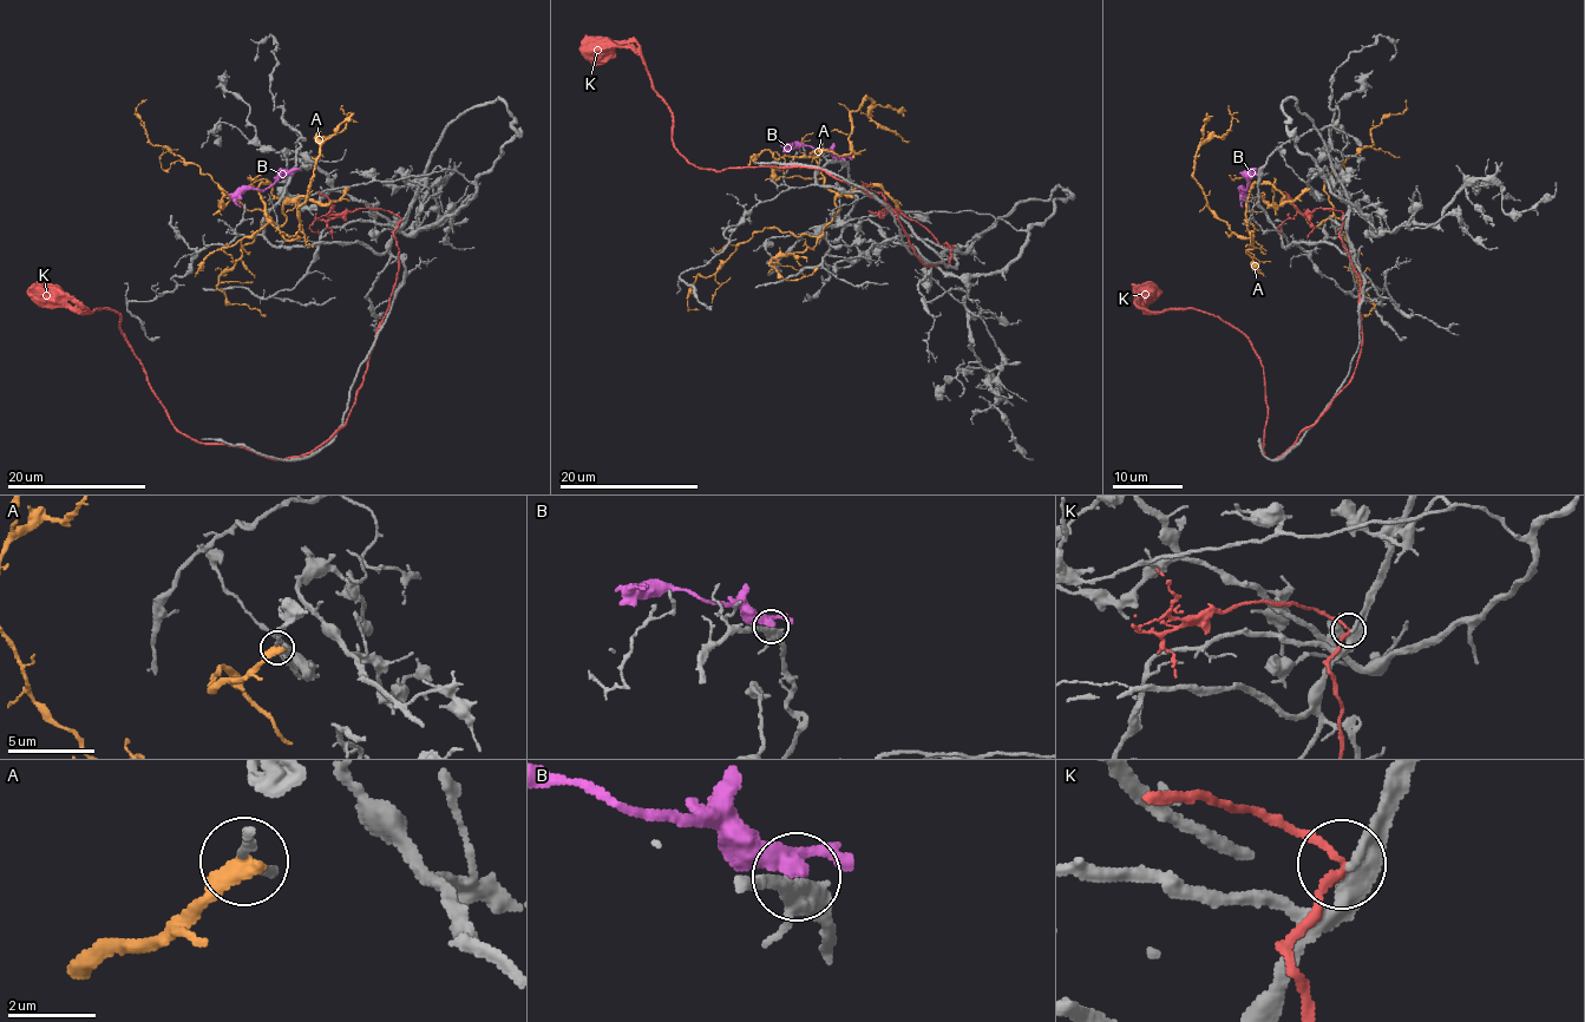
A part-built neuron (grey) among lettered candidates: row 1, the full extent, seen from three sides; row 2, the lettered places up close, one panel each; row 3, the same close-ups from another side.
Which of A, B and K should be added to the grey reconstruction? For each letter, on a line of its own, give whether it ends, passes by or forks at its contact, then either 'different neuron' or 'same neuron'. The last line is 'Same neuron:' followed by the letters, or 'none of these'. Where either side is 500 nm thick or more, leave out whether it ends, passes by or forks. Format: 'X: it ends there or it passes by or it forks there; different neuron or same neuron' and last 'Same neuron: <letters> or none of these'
A: different neuron
B: it passes by; different neuron
K: it passes by; different neuron
Same neuron: none of these

